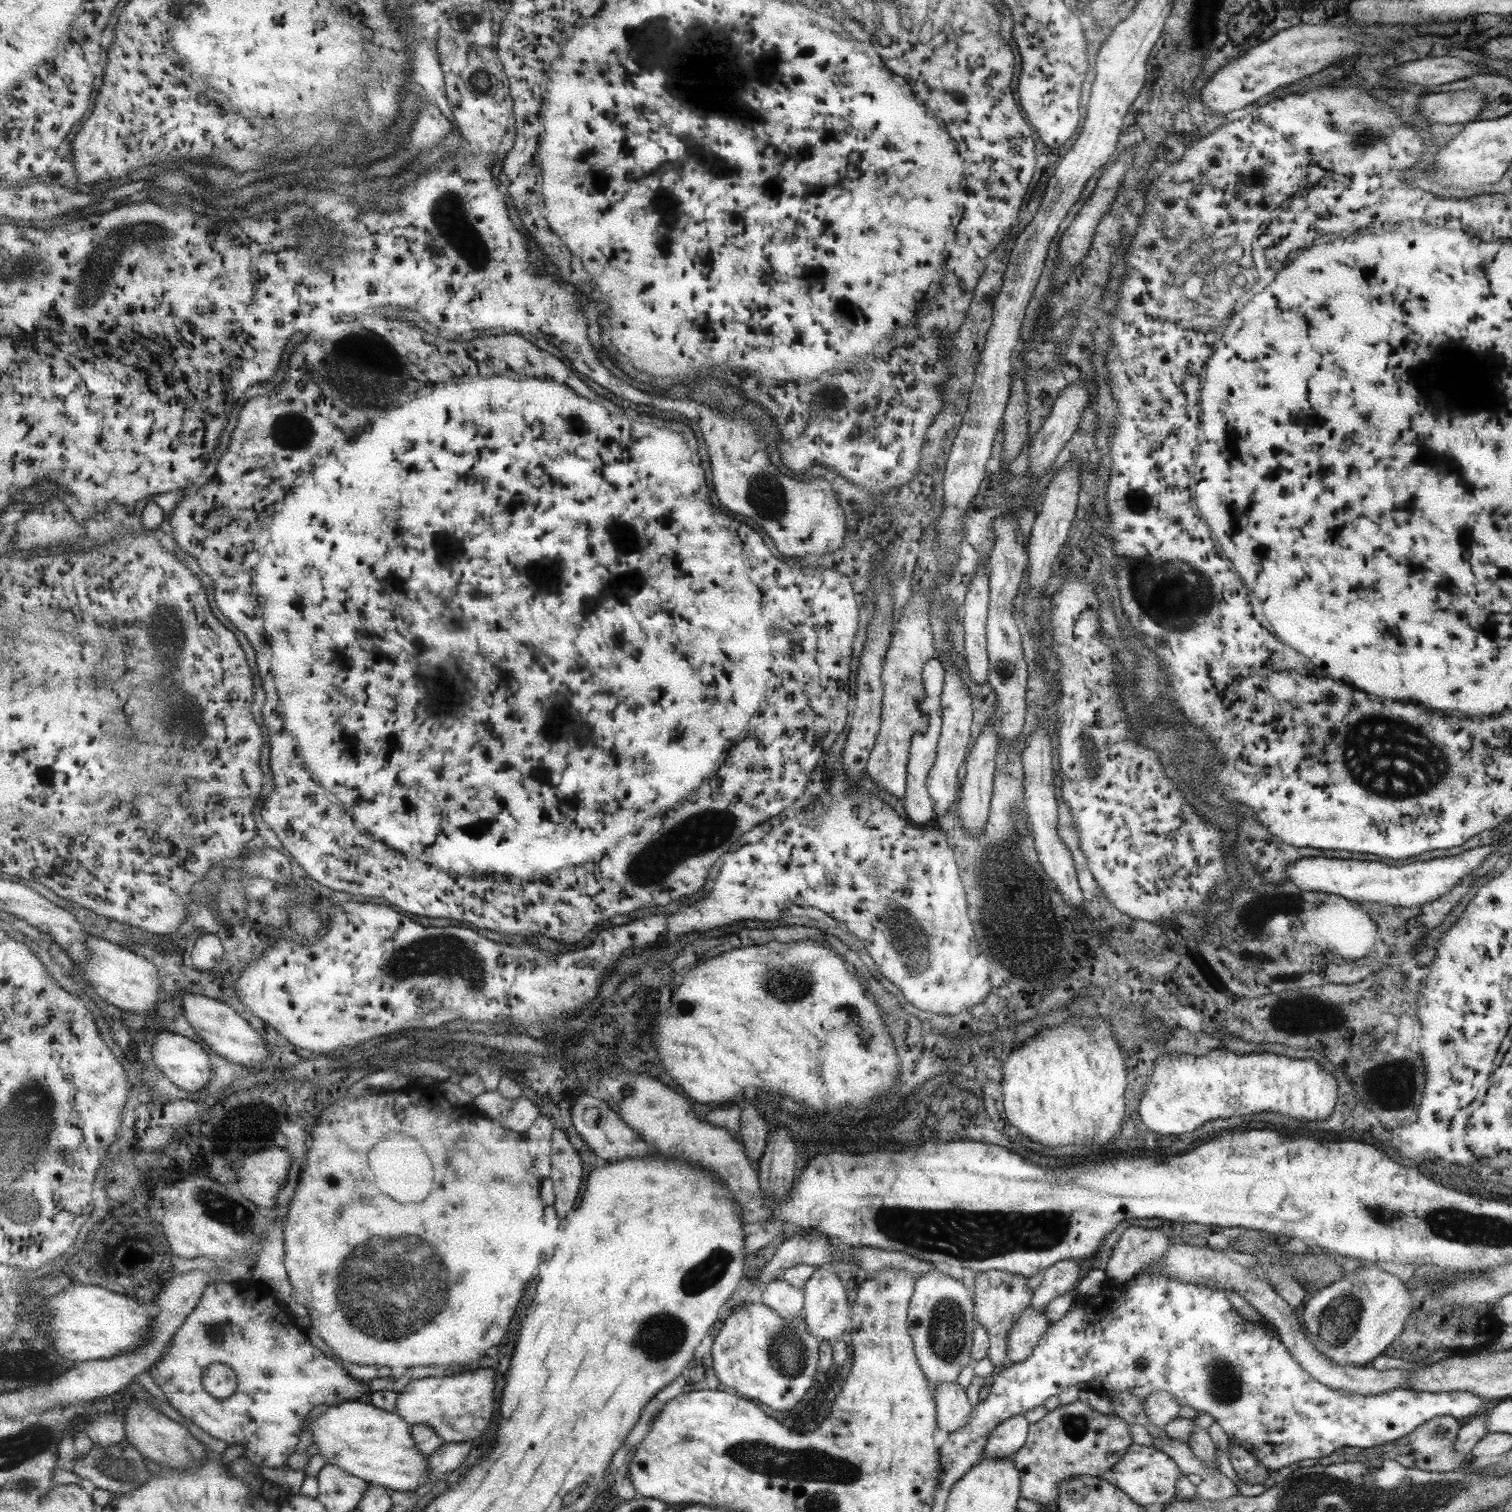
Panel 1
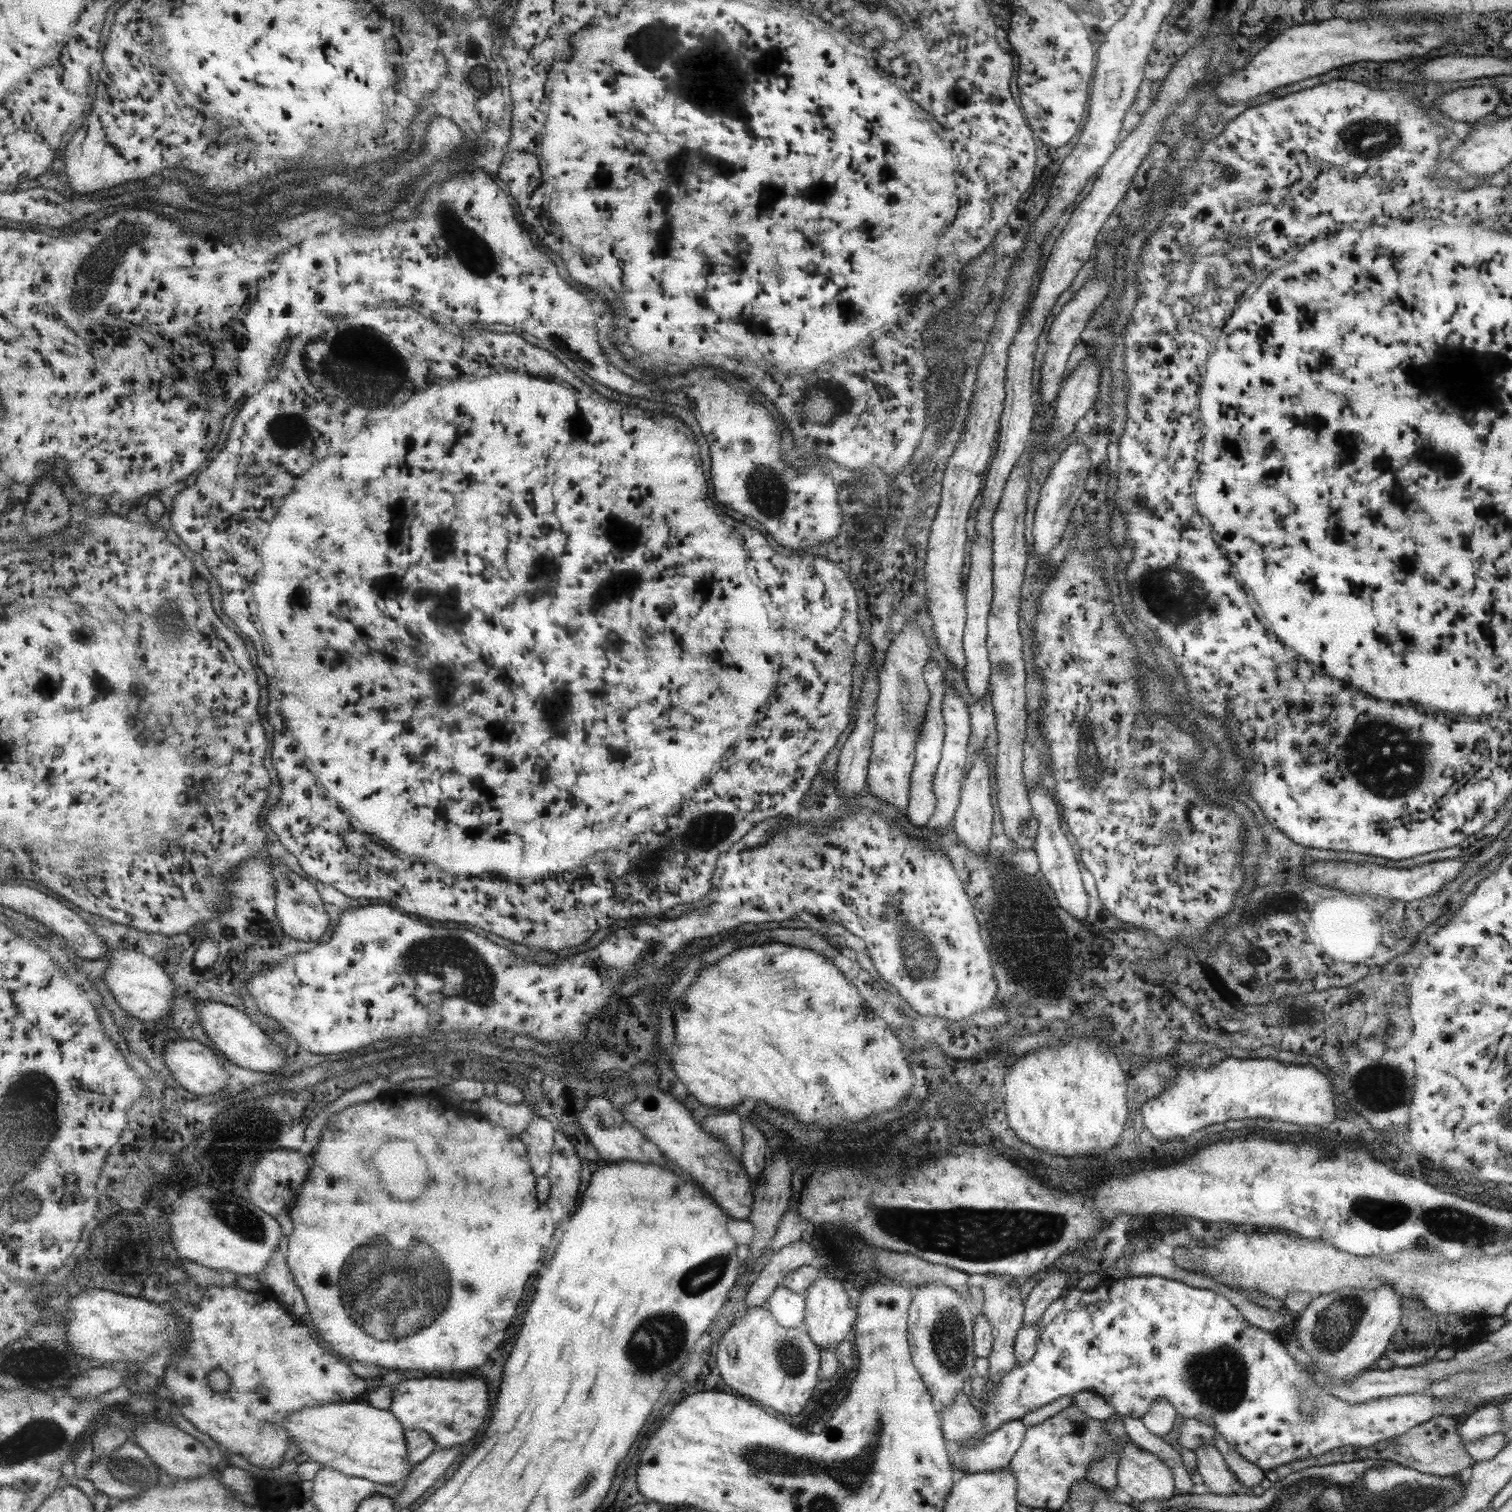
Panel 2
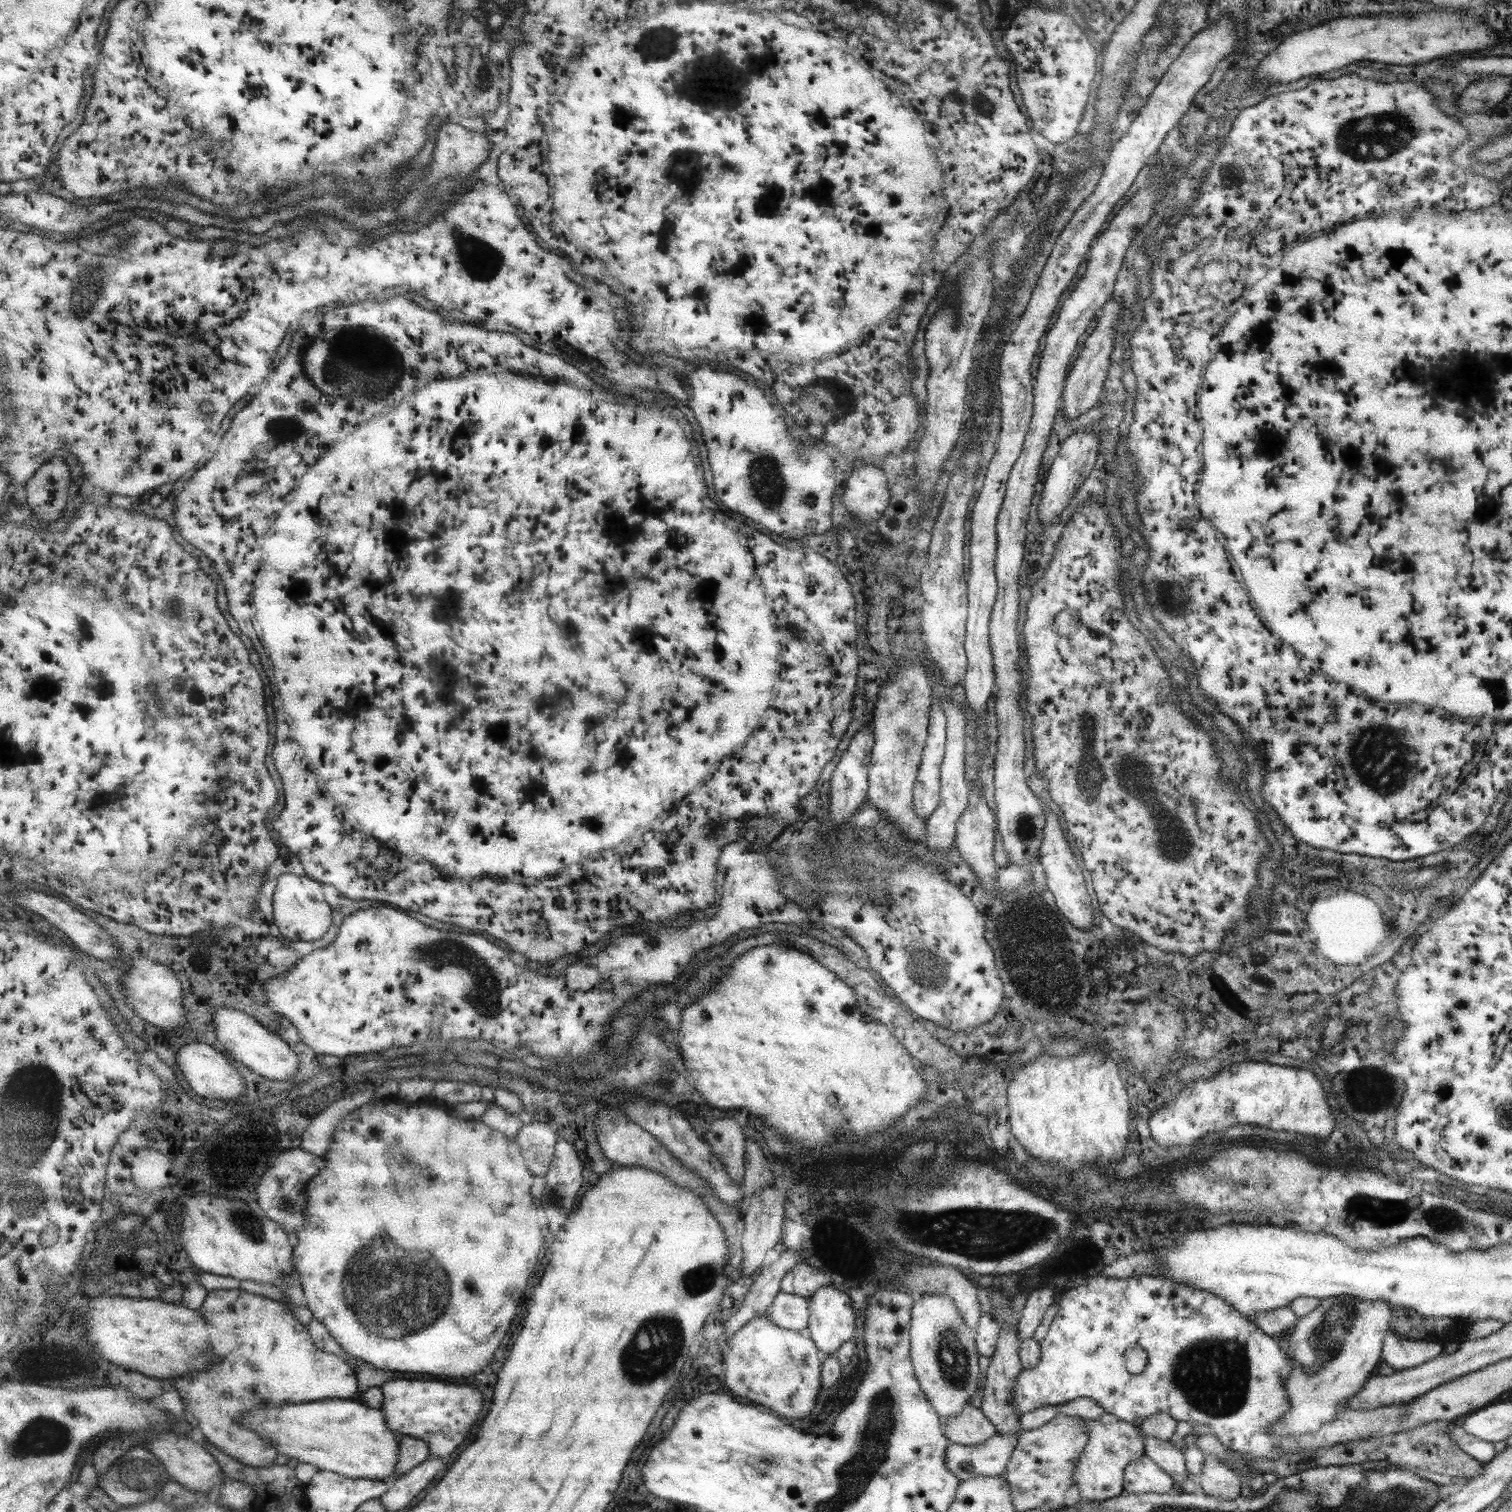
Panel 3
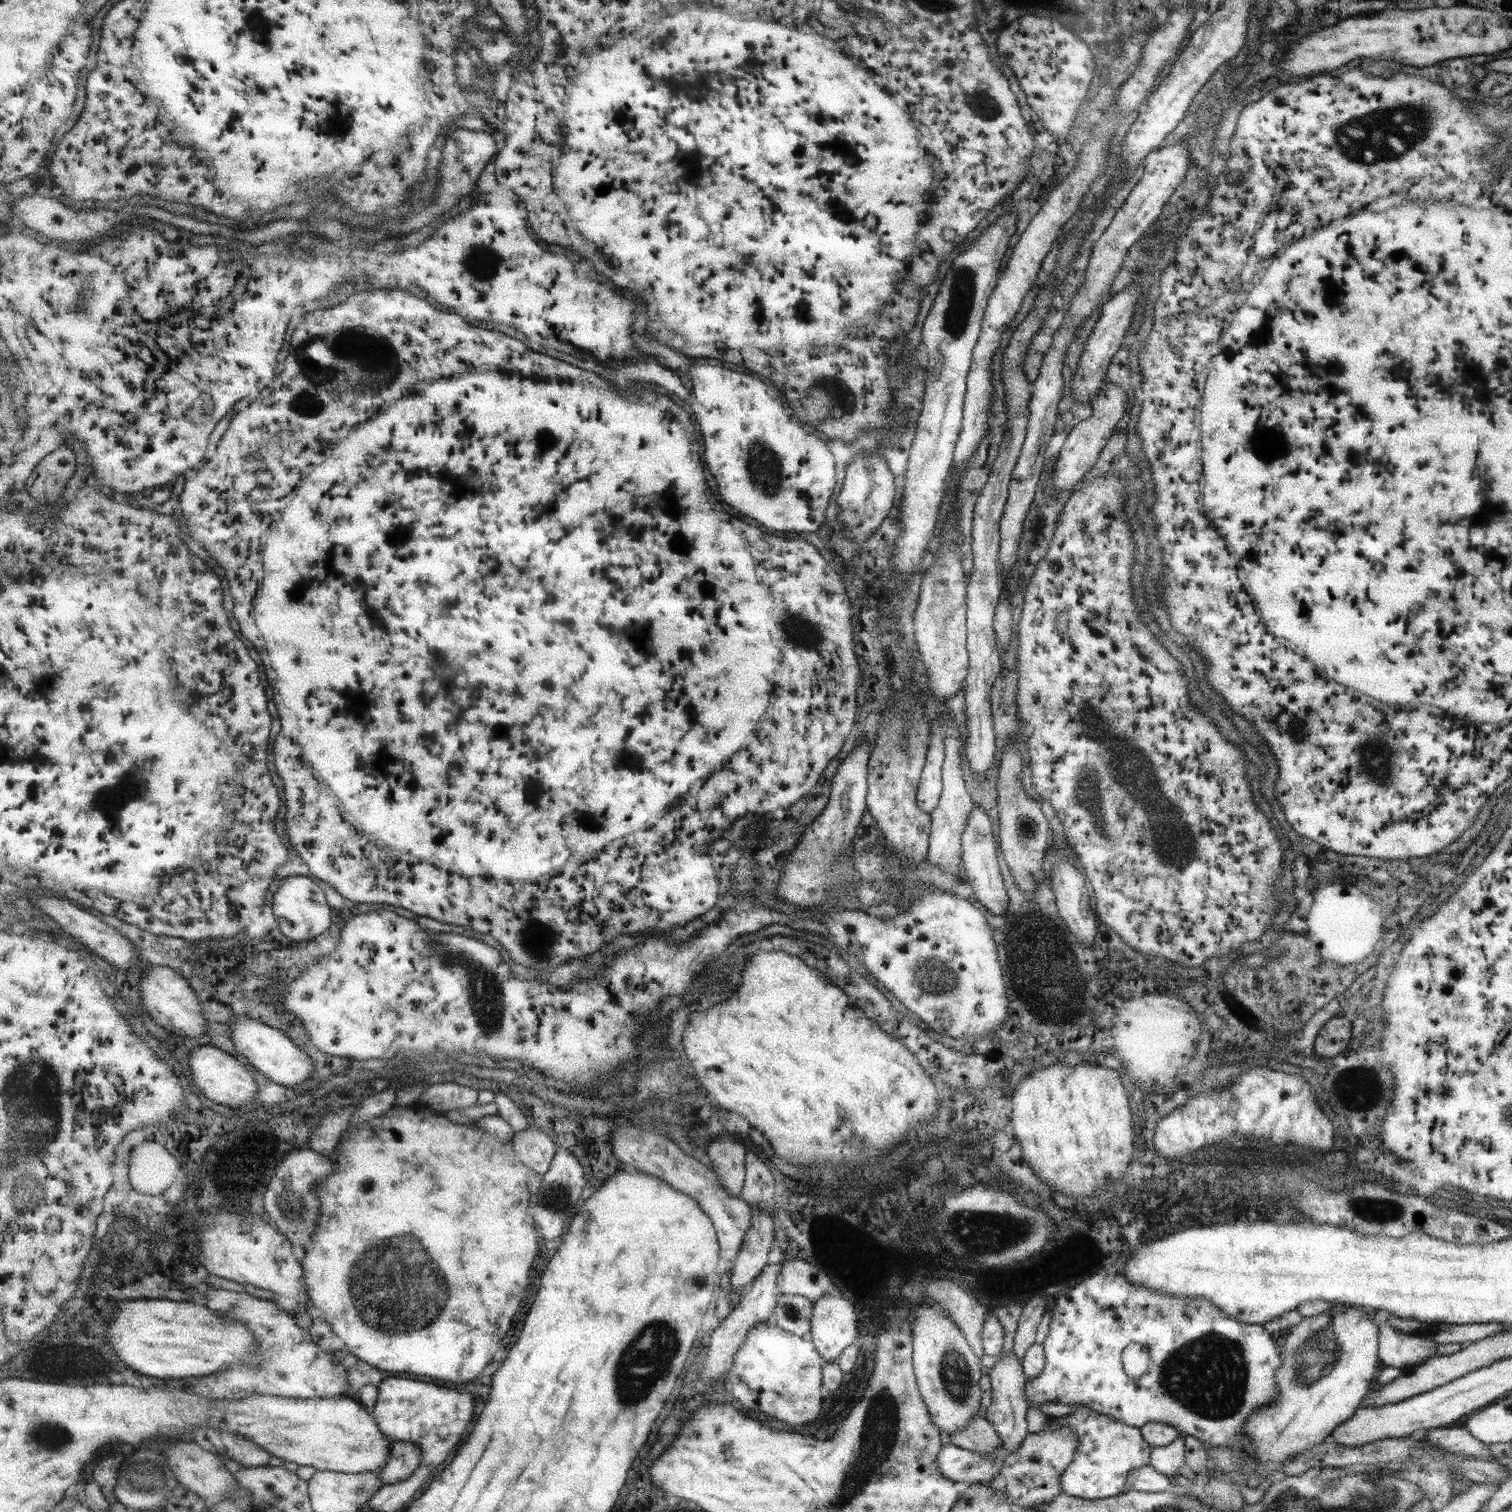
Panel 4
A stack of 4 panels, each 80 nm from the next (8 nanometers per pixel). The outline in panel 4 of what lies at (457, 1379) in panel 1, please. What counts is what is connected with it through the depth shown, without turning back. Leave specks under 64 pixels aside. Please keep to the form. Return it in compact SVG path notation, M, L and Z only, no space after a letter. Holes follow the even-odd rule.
M391 1378L383 1379L378 1385L380 1395L377 1406L372 1411L378 1420L381 1432L387 1436L387 1440L391 1440L393 1444L397 1442L413 1442L421 1448L423 1452L422 1465L443 1464L449 1454L461 1444L463 1434L469 1430L469 1424L473 1422L475 1416L475 1398L469 1392L459 1392L452 1388L443 1388L437 1384L427 1384L427 1382L417 1382L417 1380L409 1380L409 1378Z

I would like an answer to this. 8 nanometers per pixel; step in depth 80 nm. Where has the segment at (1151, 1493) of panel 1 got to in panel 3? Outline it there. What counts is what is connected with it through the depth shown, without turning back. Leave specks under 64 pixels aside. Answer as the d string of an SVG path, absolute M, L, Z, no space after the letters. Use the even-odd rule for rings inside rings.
M1145 1455L1127 1463L1122 1485L1128 1494L1165 1494L1176 1489L1174 1480Z

